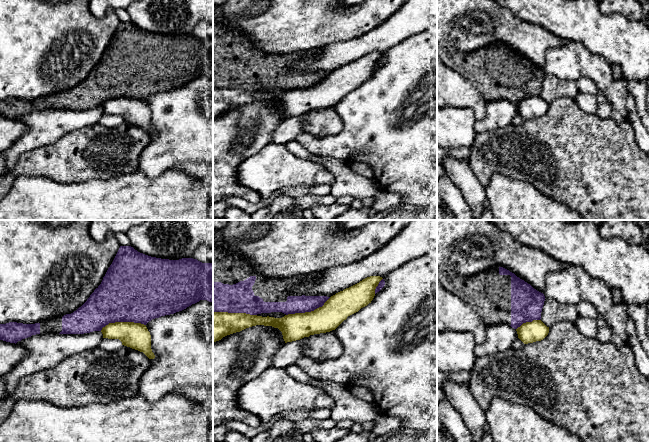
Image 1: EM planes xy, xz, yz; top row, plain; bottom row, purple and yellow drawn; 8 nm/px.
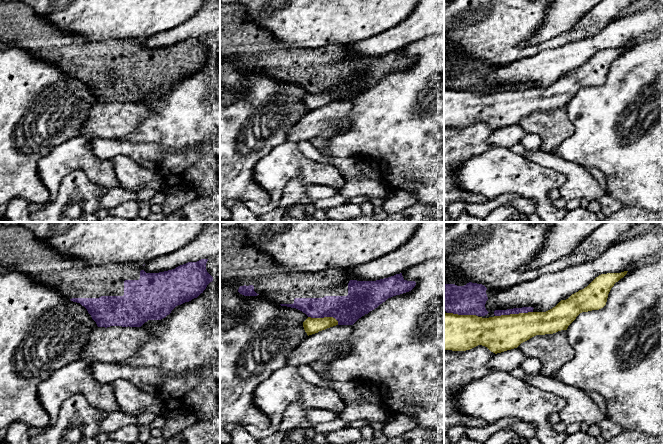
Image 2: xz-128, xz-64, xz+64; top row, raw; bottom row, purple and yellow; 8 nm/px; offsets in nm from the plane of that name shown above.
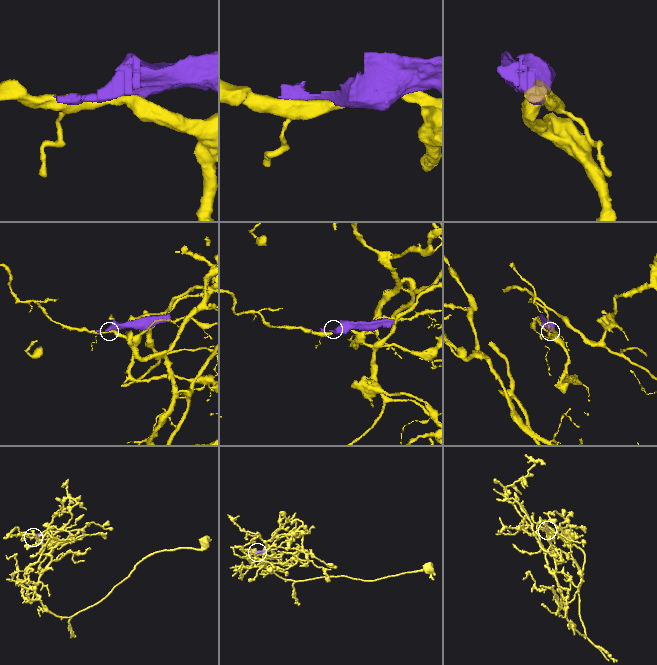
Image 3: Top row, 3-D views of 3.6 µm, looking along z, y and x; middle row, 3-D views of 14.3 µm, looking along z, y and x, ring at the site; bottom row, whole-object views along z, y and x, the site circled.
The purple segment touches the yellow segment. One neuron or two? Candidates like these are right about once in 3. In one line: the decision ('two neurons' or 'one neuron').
two neurons

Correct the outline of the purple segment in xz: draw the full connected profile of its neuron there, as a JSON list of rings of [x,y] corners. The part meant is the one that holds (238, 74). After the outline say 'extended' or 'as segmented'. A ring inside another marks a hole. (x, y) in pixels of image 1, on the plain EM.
[[[213,5],[213,88],[250,91],[271,88],[282,88],[286,91],[305,89],[322,83],[330,74],[327,72],[305,72],[298,66],[305,56],[309,56],[317,49],[289,54],[267,54],[258,51],[244,34],[226,26],[217,18],[219,7]]]; extended

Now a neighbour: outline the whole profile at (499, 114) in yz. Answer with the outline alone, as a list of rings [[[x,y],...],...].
[[[488,101],[486,102],[485,118],[476,121],[475,131],[479,134],[506,127],[512,124],[512,120],[516,115],[518,115],[517,107],[510,101]]]

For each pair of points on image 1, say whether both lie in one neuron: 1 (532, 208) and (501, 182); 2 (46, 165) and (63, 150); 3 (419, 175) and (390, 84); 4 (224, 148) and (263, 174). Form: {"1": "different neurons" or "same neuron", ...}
{"1": "same neuron", "2": "same neuron", "3": "same neuron", "4": "different neurons"}

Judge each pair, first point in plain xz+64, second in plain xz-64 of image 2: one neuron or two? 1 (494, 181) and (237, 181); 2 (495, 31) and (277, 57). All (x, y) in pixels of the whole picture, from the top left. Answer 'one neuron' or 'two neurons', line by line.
1: two neurons
2: two neurons

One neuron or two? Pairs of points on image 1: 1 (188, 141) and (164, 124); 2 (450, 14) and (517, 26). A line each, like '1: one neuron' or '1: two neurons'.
1: one neuron
2: one neuron

